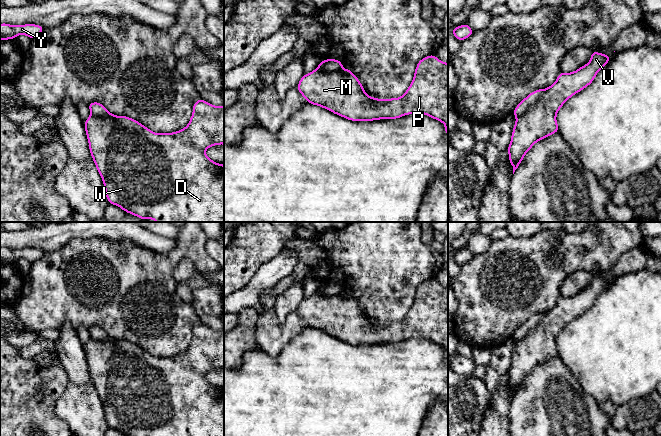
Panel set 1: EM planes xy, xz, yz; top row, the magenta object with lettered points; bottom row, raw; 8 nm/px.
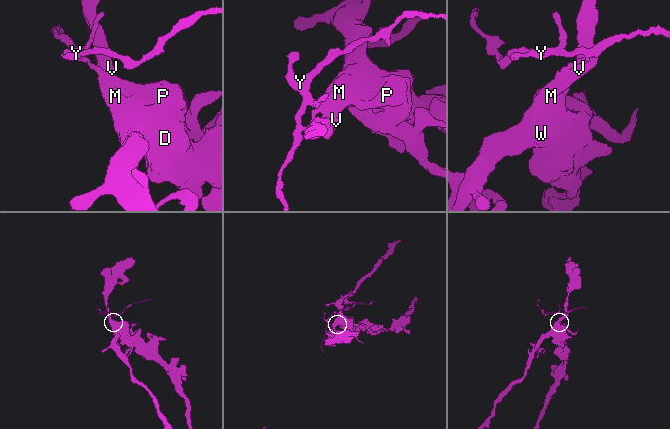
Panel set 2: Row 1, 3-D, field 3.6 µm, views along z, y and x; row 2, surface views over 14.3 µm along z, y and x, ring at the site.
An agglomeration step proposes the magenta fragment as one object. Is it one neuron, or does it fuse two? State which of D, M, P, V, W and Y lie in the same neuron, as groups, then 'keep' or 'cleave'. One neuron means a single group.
D M P V W / Y | cleave

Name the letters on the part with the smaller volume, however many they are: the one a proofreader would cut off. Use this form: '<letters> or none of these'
Y

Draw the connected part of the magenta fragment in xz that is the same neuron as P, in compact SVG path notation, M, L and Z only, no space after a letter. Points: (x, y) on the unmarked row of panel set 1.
M434 278L417 287L410 310L399 322L377 323L368 320L350 293L325 296L316 292L304 298L296 312L307 327L318 329L350 345L397 343L409 338L425 338L444 347L445 358L448 360L448 287L442 286Z

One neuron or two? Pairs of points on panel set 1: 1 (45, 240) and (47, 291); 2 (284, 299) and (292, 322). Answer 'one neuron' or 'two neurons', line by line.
1: two neurons
2: two neurons

